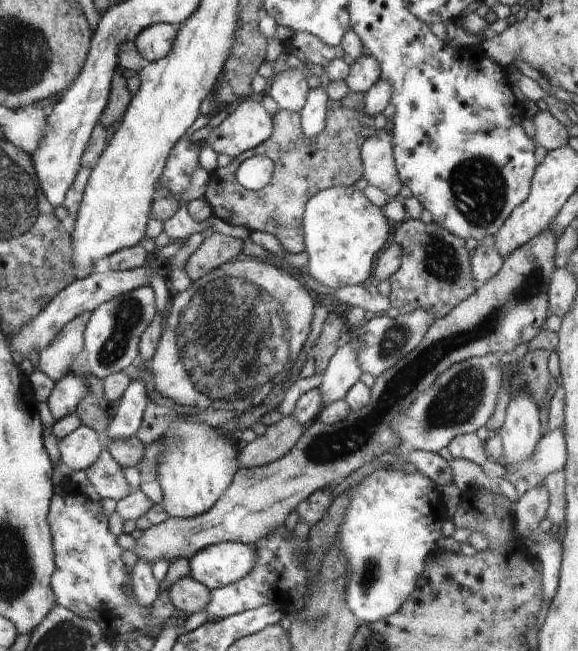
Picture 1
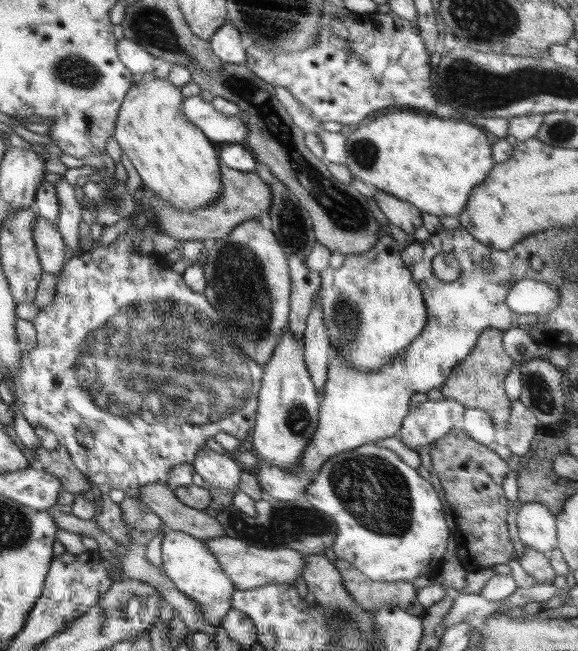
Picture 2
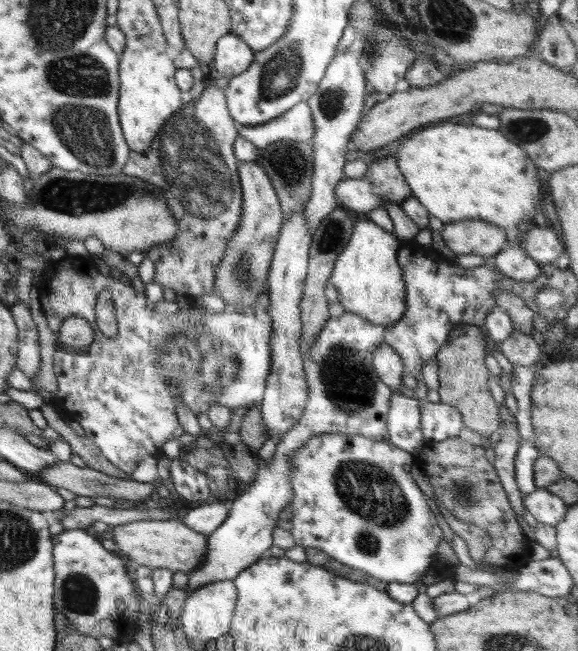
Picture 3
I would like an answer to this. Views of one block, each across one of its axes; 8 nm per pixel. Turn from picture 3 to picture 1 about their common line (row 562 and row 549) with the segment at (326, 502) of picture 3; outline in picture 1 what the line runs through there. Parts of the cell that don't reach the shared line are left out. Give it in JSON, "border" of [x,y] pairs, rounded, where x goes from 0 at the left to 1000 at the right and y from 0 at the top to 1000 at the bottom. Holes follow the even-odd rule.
{"border":[[[690,714],[675,716],[670,719],[657,719],[649,725],[631,731],[616,747],[612,747],[612,756],[606,759],[606,768],[602,768],[602,780],[595,786],[592,796],[592,808],[585,814],[585,836],[588,836],[588,845],[595,848],[602,866],[606,866],[606,888],[602,888],[602,897],[599,897],[599,934],[606,937],[607,943],[618,951],[619,955],[647,957],[654,952],[675,949],[678,945],[689,942],[689,937],[696,932],[696,928],[702,926],[702,922],[716,909],[723,888],[730,885],[734,879],[734,866],[737,866],[737,854],[747,851],[747,845],[754,839],[754,833],[766,823],[763,817],[765,803],[775,796],[770,780],[770,770],[765,754],[754,747],[737,728],[725,725],[696,725],[696,719]]]}

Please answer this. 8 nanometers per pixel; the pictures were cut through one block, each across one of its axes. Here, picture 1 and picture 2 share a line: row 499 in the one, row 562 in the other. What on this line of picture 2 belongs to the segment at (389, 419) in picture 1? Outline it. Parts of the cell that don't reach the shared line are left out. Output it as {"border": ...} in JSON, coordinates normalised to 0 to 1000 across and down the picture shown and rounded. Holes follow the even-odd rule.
{"border":[[[394,823],[353,829],[375,856],[388,880],[412,906],[450,903],[460,897],[498,897],[503,900],[524,882],[528,873],[526,851],[495,840],[446,840],[419,829]]]}

